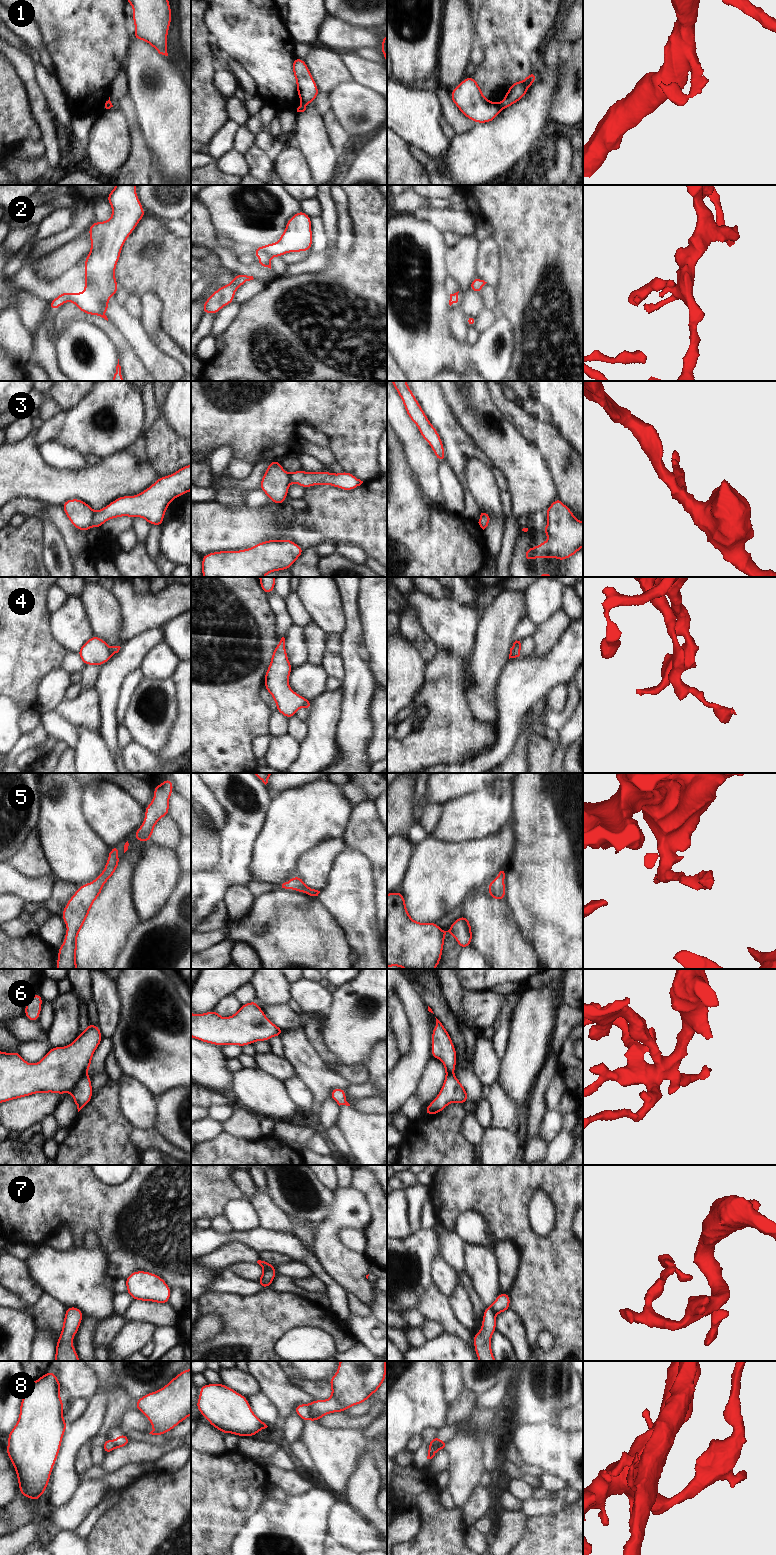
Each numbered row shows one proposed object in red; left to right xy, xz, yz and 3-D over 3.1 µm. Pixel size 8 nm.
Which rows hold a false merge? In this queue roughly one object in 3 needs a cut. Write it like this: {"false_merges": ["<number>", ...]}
{"false_merges": ["1", "2", "3", "4", "6", "7", "8"]}

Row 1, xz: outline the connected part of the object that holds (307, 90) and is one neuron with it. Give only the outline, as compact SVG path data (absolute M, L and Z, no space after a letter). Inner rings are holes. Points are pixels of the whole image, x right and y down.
M295 57L292 63L293 74L296 79L297 93L301 103L314 102L320 94L311 72L304 59Z

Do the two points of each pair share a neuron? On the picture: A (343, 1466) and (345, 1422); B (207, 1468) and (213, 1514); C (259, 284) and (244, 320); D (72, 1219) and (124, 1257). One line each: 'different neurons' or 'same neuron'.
A: different neurons
B: same neuron
C: different neurons
D: same neuron

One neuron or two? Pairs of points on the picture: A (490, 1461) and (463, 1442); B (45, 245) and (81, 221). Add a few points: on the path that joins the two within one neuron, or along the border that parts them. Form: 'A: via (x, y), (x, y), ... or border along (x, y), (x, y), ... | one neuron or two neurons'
A: border along (484, 1433), (483, 1464), (486, 1469) | two neurons
B: via (54, 242), (72, 230) | one neuron

